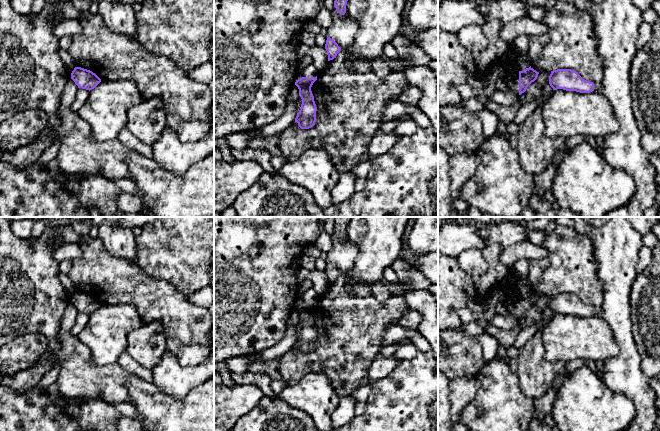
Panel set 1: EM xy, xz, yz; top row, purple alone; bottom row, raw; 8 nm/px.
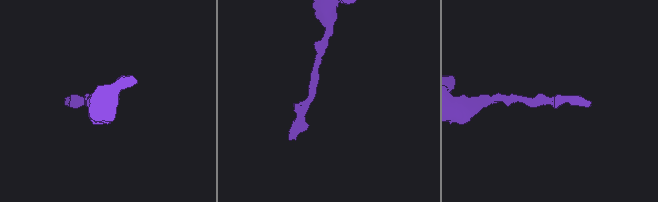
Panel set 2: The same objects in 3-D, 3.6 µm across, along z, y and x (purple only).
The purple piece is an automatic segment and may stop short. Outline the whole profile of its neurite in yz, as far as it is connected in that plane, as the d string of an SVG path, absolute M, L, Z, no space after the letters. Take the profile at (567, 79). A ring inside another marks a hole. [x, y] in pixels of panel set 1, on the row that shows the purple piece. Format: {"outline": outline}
{"outline": "M557 69L551 71L549 84L553 90L564 89L566 91L576 91L580 93L599 92L601 89L600 82L590 82L584 80L578 72L571 69Z"}

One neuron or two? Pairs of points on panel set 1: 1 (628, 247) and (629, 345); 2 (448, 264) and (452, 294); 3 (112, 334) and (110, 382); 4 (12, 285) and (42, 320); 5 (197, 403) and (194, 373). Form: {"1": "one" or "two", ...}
{"1": "one", "2": "one", "3": "two", "4": "one", "5": "two"}

